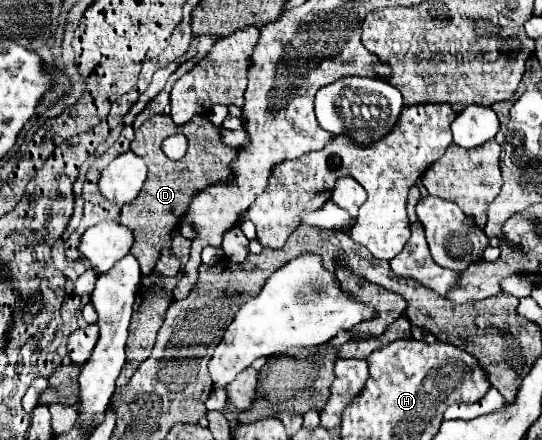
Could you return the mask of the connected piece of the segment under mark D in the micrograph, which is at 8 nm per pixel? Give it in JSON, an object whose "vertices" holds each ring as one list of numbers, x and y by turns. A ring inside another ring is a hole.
{"vertices":[[159,113,159,115,149,117,135,131,135,139,131,141,131,151,137,153,139,157,143,157,149,171,147,171,147,181,145,181,139,197,135,201,131,201,131,205,125,205,121,209,121,223,133,231,131,253,141,265,145,287,151,287,159,275,167,275,167,277,177,275,179,261,175,257,171,257,171,253,169,253,169,247,171,247,169,233,177,227,177,221,179,221,181,213,187,209,191,195,199,189,227,181,227,177,231,177,229,163,235,157,235,147,227,147,221,143,219,129,221,127,213,127,207,121,207,117,193,117,187,125,175,125,171,115],[175,133,183,133,189,141,185,157,181,157,177,161,169,159,161,151,163,139,169,135,175,135]]}

